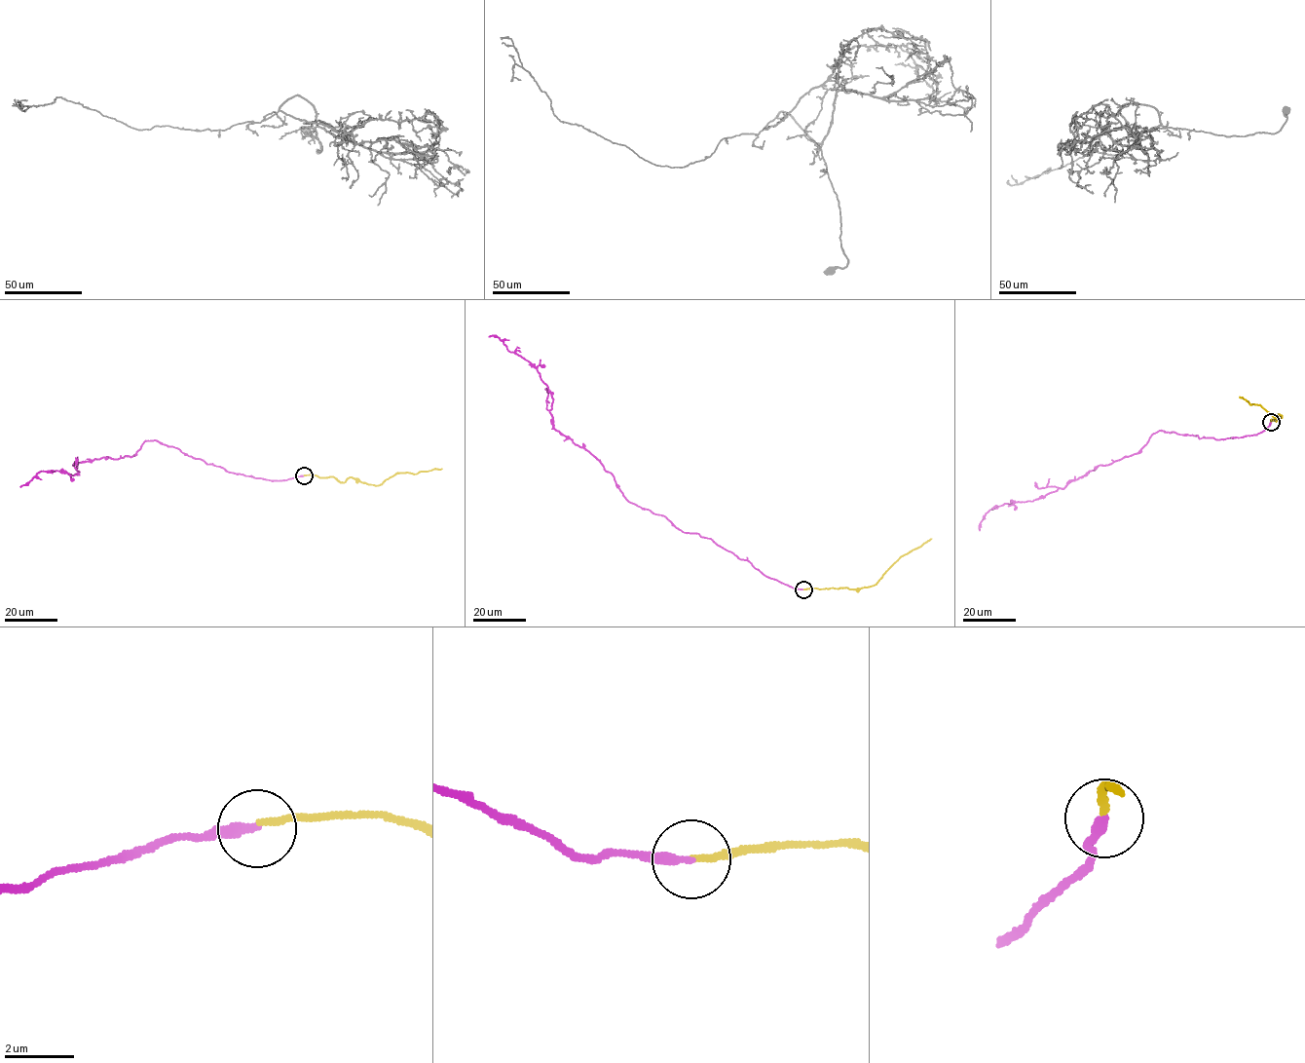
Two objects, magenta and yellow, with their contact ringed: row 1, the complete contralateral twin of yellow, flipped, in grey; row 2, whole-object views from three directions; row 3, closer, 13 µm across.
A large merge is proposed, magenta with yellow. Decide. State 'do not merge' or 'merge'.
merge

